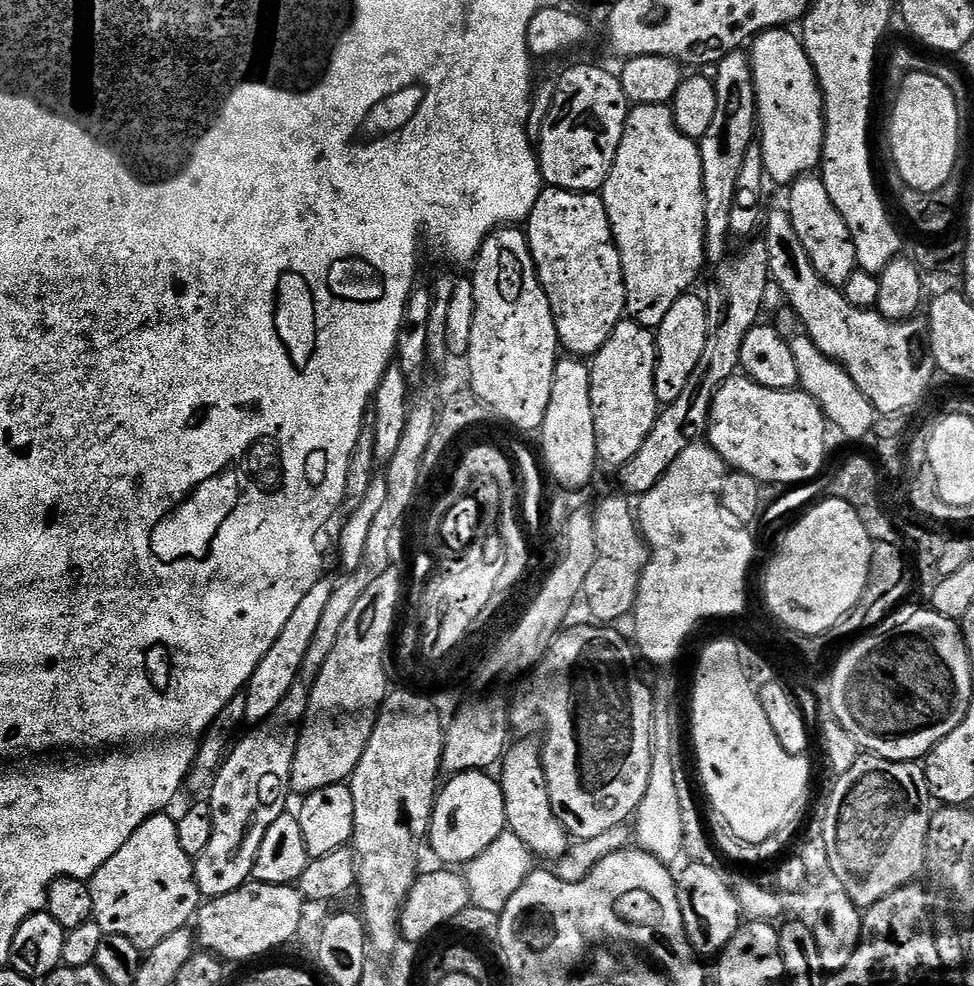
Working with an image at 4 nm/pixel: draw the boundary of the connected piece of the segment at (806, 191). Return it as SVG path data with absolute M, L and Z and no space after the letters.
M819 175L799 176L787 192L786 207L790 214L790 222L794 222L798 242L802 242L802 250L810 254L810 262L814 270L818 270L820 277L828 284L843 289L850 274L858 270L854 238L850 234L850 226L846 226L846 218L842 218L842 214L838 214L838 206L830 202L830 194Z

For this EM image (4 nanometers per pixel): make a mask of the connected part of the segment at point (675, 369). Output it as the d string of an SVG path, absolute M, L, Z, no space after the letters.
M685 294L670 306L666 318L662 318L656 334L656 377L654 378L654 394L657 405L663 406L676 401L686 390L686 382L690 382L690 374L698 366L702 358L702 350L706 350L706 334L708 333L708 301L703 295Z

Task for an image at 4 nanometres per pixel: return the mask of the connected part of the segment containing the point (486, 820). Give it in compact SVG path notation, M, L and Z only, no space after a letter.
M487 771L457 772L447 779L436 794L426 844L444 863L441 865L464 866L505 832L506 806L499 779Z

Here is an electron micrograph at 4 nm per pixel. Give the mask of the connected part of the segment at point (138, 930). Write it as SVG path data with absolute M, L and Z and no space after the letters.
M157 814L146 818L126 838L126 846L90 877L94 898L92 919L106 934L128 938L141 950L158 946L158 942L176 930L189 927L202 903L193 861L178 842L173 817Z

